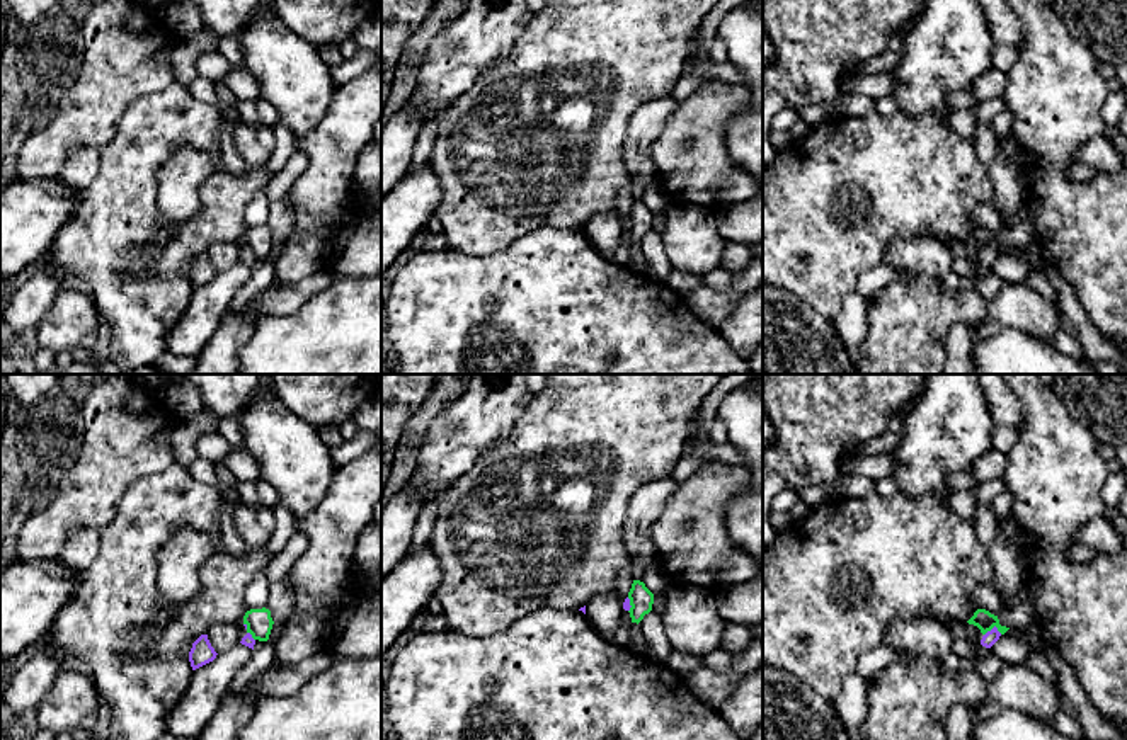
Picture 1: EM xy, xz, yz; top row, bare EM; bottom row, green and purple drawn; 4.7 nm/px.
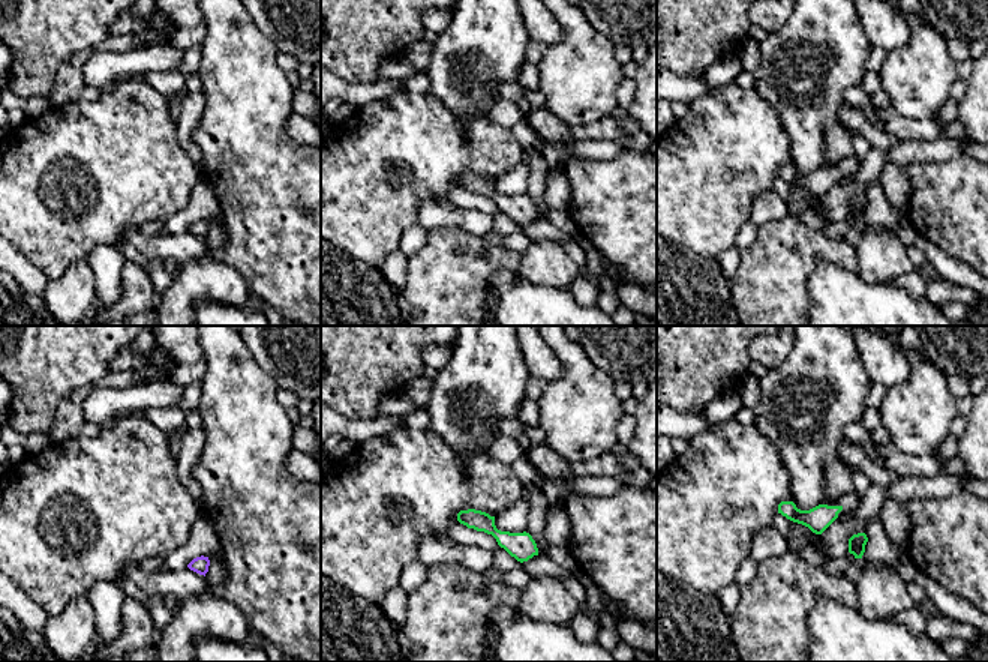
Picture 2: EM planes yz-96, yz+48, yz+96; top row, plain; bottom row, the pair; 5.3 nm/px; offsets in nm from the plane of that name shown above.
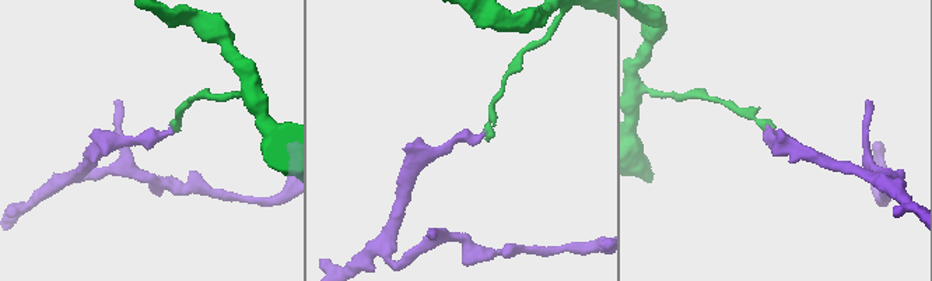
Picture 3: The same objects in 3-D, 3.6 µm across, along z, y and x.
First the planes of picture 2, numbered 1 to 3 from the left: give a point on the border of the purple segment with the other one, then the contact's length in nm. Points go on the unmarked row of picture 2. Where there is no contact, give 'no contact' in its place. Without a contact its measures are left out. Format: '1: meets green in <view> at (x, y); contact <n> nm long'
1: no contact
2: no contact
3: no contact

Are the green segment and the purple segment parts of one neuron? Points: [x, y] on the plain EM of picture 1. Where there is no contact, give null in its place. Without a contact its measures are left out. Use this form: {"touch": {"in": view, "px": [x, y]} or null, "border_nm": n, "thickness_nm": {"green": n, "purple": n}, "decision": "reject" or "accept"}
{"touch": {"in": "yz", "px": [993, 245]}, "border_nm": 90, "thickness_nm": {"green": 90, "purple": 70}, "decision": "reject"}

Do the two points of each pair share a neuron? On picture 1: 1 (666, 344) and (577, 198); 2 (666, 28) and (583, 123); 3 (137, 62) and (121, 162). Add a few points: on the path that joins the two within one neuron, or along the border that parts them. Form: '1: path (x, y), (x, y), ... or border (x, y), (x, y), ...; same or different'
1: border (537, 227), (577, 228); different
2: path (640, 48), (598, 91), (598, 97); same
3: border (165, 87), (137, 97), (111, 140); different

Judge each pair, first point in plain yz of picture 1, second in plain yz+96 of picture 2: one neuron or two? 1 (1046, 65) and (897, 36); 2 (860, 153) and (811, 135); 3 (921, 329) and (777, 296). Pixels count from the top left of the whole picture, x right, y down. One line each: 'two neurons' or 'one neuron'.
1: two neurons
2: two neurons
3: one neuron

